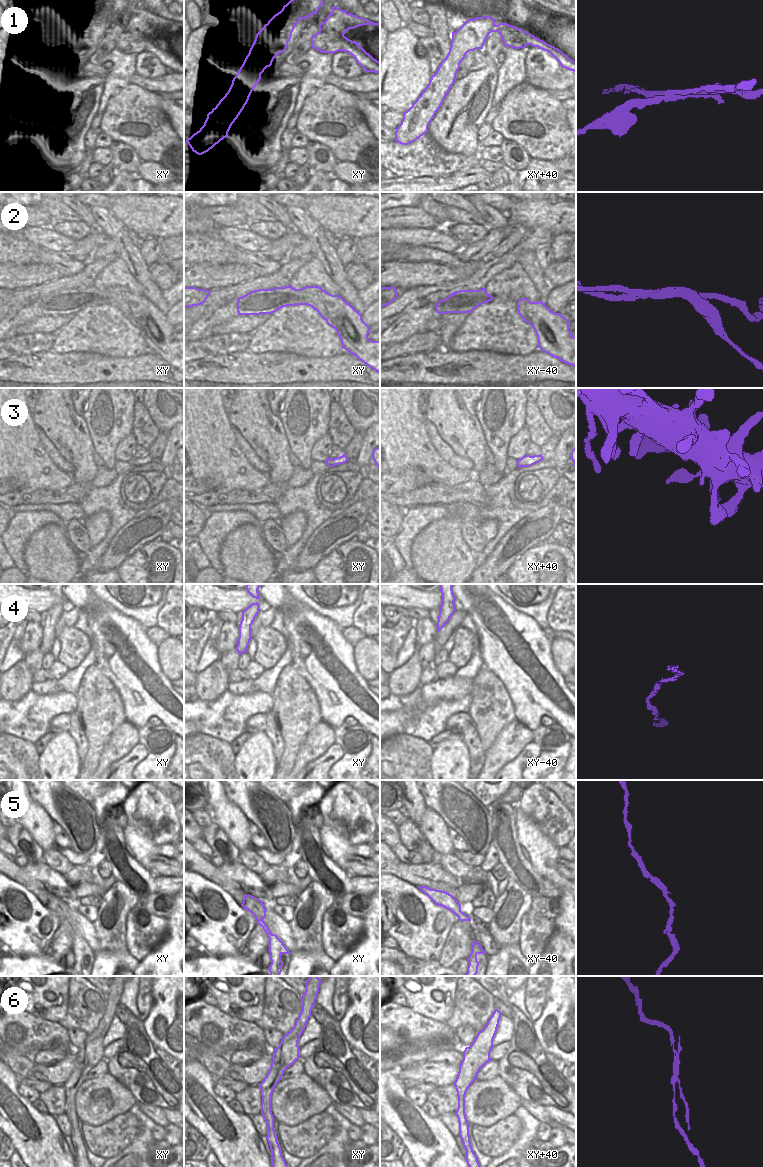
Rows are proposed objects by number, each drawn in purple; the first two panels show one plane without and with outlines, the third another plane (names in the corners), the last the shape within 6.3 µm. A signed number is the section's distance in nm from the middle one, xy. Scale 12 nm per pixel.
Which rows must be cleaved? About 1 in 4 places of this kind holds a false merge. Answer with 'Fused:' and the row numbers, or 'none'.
Fused: 1, 2, 6.

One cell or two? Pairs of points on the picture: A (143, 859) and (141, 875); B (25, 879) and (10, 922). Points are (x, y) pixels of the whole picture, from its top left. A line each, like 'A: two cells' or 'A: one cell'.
A: two cells
B: two cells

